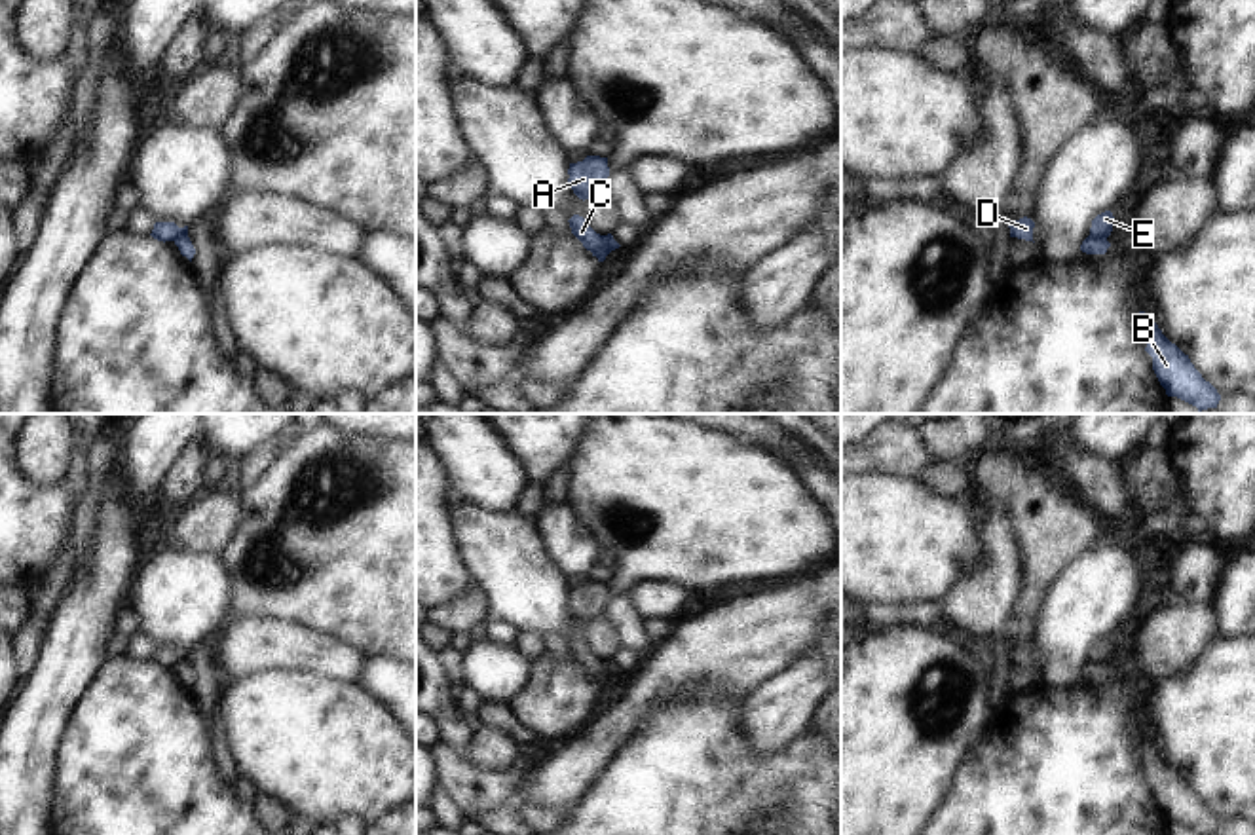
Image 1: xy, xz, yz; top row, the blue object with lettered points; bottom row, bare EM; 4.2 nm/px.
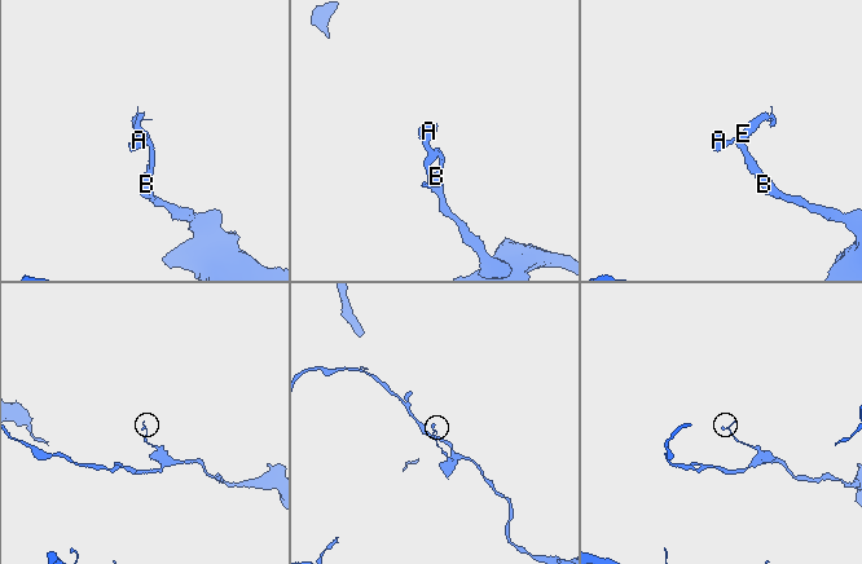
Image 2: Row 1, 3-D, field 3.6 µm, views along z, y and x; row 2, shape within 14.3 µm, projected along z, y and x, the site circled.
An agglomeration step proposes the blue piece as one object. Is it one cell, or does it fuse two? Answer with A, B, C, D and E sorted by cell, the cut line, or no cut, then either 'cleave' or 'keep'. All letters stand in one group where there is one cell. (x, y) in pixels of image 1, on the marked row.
A C D E / B; cut in yz along (1090, 234), (1105, 240); cleave

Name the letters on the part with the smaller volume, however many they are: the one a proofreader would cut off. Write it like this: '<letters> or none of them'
A, C, D, E.

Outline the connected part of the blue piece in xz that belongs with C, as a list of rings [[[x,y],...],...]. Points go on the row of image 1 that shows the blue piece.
[[[573,214],[570,220],[571,233],[583,243],[587,250],[592,252],[592,256],[598,258],[598,262],[604,262],[606,256],[609,254],[609,247],[604,235],[596,233],[589,222]]]

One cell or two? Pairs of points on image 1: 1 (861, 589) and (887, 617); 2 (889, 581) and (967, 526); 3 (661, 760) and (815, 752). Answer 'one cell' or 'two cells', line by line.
1: two cells
2: one cell
3: one cell

